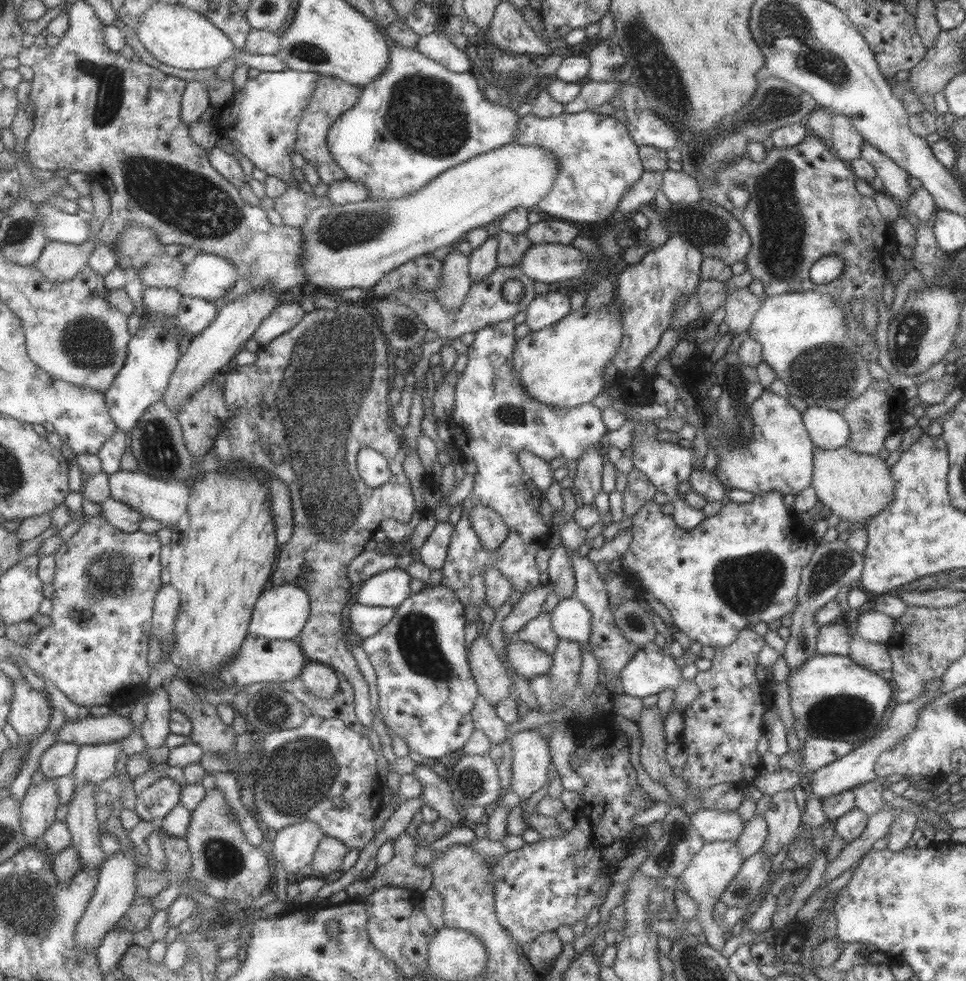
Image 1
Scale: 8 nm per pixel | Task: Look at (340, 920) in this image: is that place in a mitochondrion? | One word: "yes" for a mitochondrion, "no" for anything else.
no

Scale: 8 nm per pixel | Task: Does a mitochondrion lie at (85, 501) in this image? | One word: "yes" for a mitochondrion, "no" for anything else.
no

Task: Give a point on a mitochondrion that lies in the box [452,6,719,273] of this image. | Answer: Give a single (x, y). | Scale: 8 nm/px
(662, 80)

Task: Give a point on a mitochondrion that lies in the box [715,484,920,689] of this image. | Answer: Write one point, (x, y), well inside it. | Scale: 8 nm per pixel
(831, 570)

